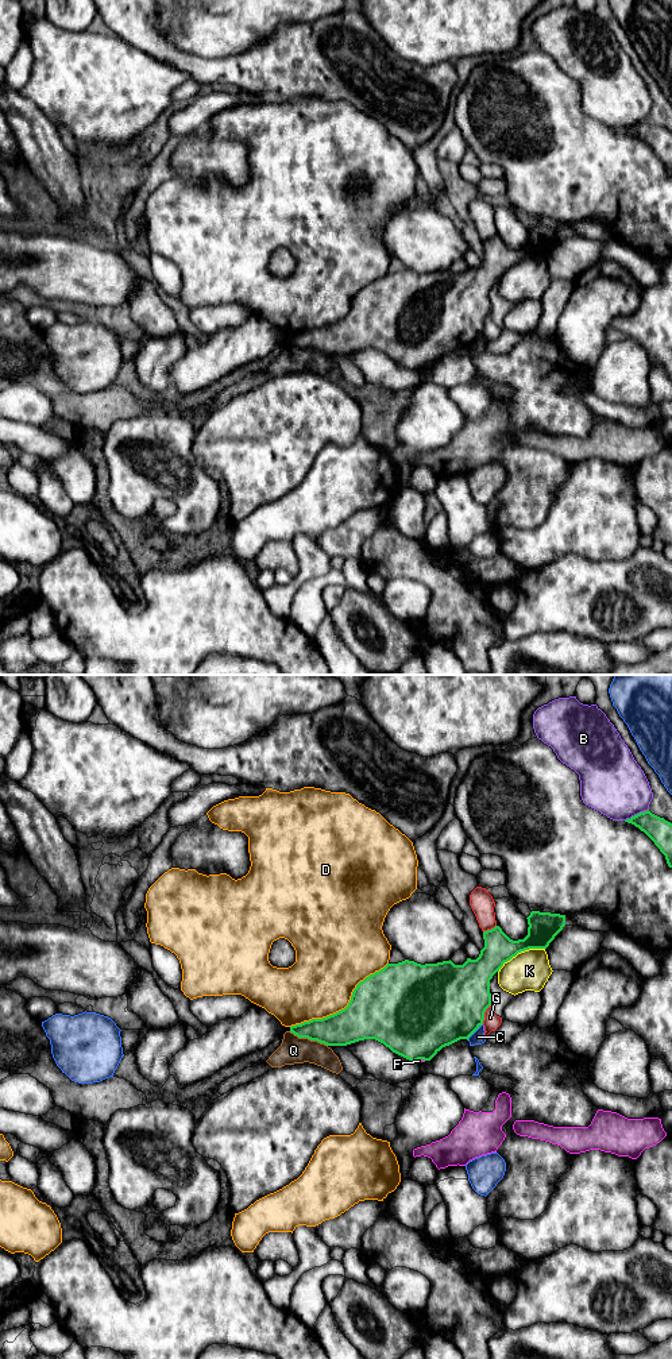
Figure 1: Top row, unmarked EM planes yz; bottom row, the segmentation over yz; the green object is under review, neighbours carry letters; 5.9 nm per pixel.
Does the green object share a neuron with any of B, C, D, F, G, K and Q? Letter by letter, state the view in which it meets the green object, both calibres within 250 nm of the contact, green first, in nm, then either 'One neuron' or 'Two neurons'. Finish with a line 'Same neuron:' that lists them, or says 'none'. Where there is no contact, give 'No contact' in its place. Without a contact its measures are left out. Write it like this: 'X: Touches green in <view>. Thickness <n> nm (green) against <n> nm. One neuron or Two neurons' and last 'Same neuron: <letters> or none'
B: Touches green in yz. Thickness 150 nm (green) against 380 nm. Two neurons
C: Touches green in yz. Thickness 480 nm (green) against 80 nm. Two neurons
D: Touches green in yz. Thickness 420 nm (green) against 400 nm. Two neurons
F: Touches green in yz. Thickness 480 nm (green) against 20 nm. Two neurons
G: Touches green in yz. Thickness 480 nm (green) against 100 nm. Two neurons
K: Touches green in yz. Thickness 180 nm (green) against 240 nm. Two neurons
Q: Touches green in yz. Thickness 200 nm (green) against 160 nm. Two neurons
Same neuron: none

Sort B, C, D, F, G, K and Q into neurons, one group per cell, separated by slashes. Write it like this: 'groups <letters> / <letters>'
groups B / C / D / F Q / G / K

